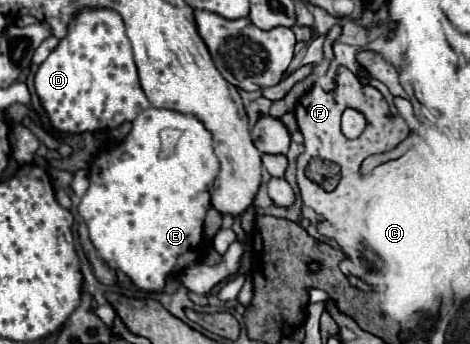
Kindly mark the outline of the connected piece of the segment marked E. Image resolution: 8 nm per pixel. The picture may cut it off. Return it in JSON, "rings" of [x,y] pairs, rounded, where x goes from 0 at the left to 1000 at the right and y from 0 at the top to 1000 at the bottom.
{"rings":[[[311,317],[302,323],[285,358],[281,358],[281,381],[277,392],[251,416],[251,427],[238,427],[230,439],[217,439],[200,474],[194,474],[189,485],[189,526],[191,544],[187,555],[179,561],[170,596],[166,596],[164,613],[170,619],[170,631],[187,654],[187,672],[191,672],[191,701],[196,712],[204,718],[204,730],[213,735],[217,753],[230,759],[234,776],[243,782],[255,782],[260,794],[268,794],[285,828],[302,846],[340,846],[349,834],[349,817],[353,805],[366,794],[366,788],[383,788],[391,776],[404,776],[413,770],[417,759],[430,753],[434,730],[430,730],[430,642],[434,642],[434,625],[447,602],[447,561],[443,561],[443,544],[451,538],[455,515],[464,509],[464,462],[451,439],[451,398],[447,387],[434,375],[434,363],[413,340],[413,334],[391,334],[391,328],[374,328],[374,323],[357,323],[357,317]]]}

